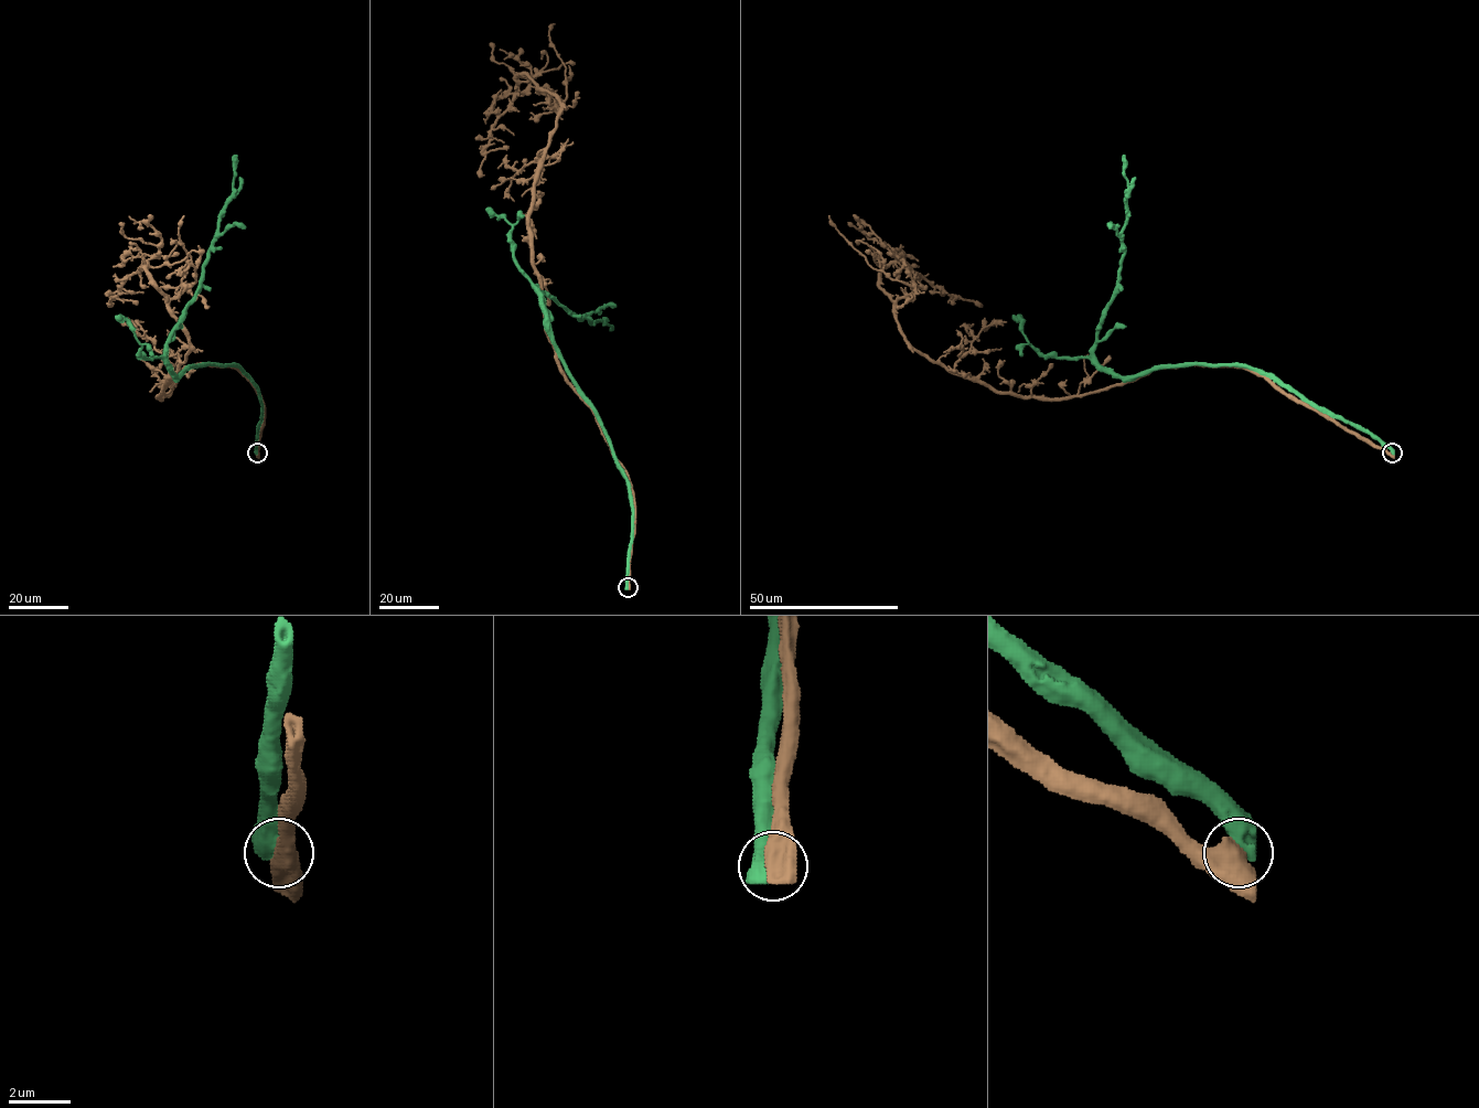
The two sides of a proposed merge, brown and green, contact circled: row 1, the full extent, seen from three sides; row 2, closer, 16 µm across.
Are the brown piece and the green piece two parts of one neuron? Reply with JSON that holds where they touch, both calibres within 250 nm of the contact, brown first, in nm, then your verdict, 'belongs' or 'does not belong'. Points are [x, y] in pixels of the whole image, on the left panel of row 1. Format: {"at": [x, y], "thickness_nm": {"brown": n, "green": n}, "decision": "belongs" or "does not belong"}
{"at": [257, 453], "thickness_nm": {"brown": 750, "green": 600}, "decision": "does not belong"}

